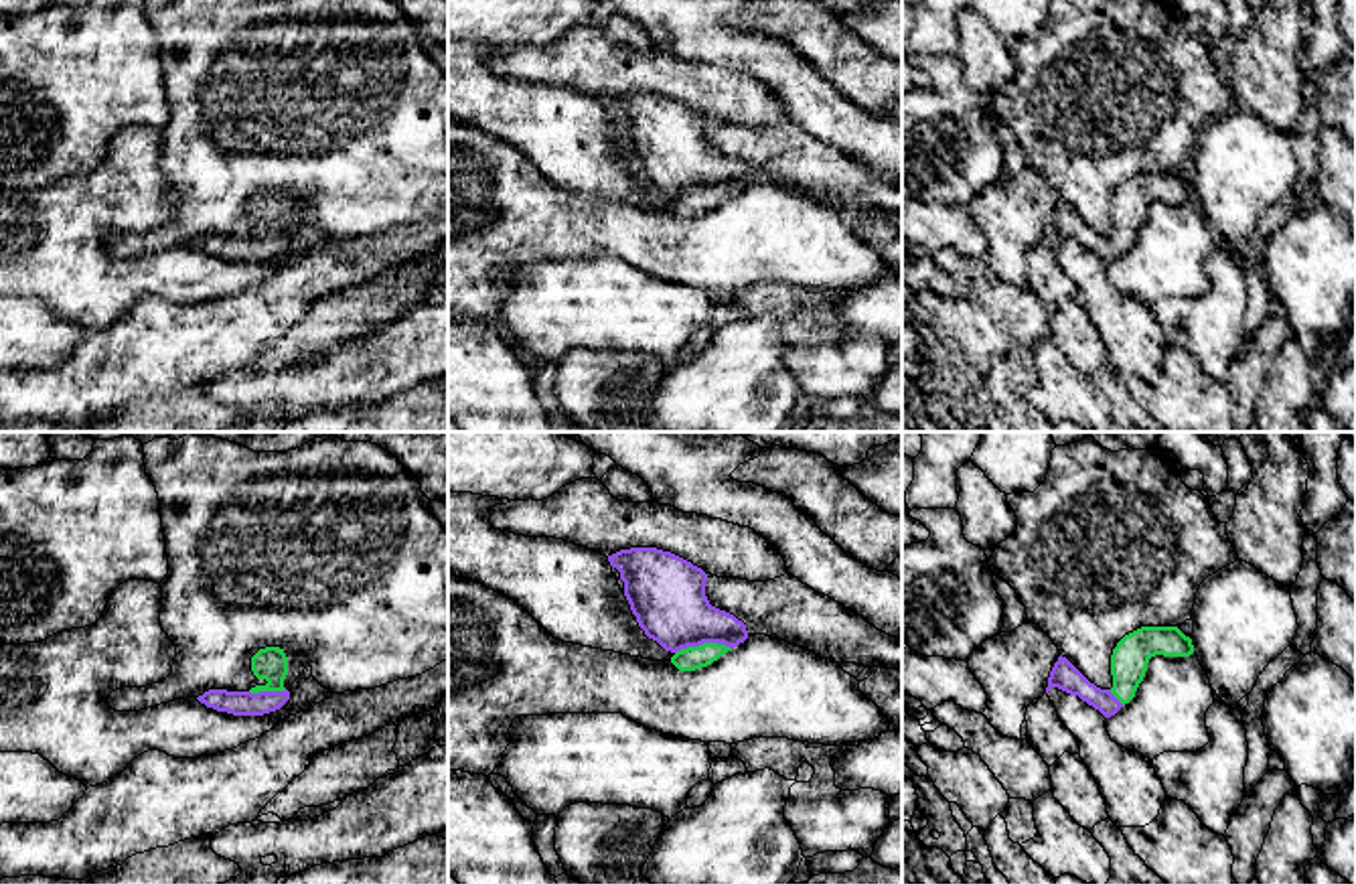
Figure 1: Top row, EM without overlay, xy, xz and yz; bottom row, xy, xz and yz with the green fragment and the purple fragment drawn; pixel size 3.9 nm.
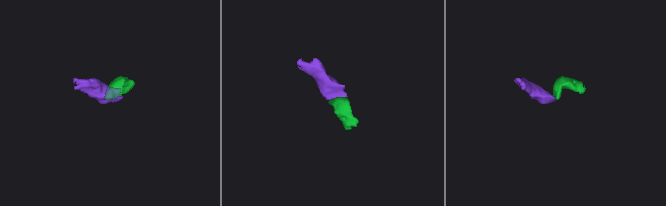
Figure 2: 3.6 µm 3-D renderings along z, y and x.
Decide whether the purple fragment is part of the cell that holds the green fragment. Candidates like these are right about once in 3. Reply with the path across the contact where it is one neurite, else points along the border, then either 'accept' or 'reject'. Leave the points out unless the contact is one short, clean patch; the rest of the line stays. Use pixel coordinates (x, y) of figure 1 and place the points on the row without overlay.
across xz (694, 203), (704, 189), (671, 155), (667, 140) | accept

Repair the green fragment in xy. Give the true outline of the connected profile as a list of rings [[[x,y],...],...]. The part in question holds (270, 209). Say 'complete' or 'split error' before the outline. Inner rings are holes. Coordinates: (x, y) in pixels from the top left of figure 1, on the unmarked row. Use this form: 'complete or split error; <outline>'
split error; [[[280,193],[259,195],[251,203],[251,217],[257,225],[266,225],[266,231],[255,231],[249,237],[209,235],[197,245],[217,257],[233,262],[263,262],[280,255],[290,237],[284,233],[288,221],[288,203]]]

